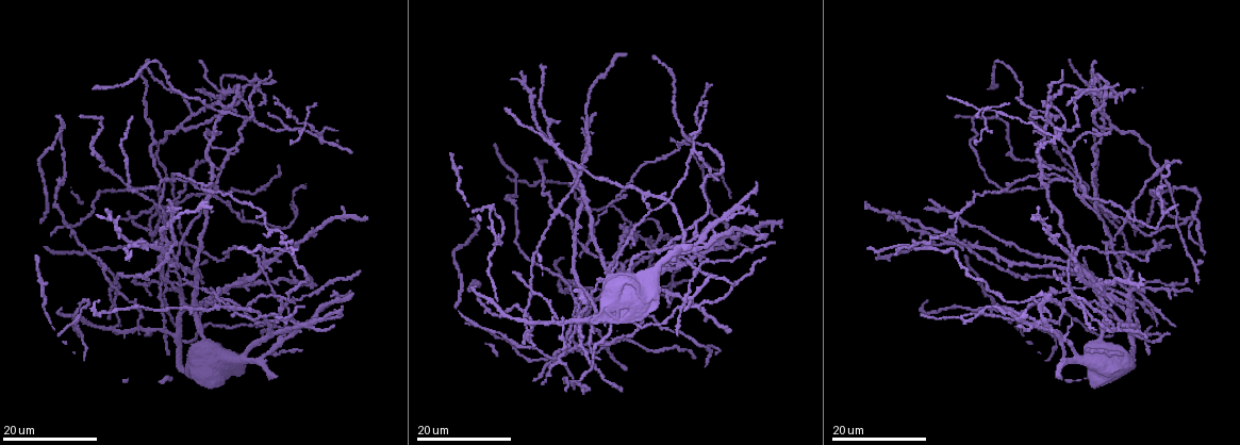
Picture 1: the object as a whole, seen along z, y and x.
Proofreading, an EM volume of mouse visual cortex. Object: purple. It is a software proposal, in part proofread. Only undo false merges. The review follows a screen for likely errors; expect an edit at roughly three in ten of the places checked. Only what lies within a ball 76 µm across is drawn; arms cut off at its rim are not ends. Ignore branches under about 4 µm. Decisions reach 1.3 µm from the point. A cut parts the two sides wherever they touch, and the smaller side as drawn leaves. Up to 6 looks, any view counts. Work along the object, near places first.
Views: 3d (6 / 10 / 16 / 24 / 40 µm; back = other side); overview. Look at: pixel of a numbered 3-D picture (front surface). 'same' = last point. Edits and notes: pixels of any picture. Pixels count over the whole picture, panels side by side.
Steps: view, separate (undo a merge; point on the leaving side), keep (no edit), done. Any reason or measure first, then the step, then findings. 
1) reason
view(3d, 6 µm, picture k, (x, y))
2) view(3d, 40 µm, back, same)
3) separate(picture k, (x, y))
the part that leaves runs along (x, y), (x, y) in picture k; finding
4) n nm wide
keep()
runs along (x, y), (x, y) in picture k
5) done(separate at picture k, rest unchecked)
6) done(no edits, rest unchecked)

a fork
view(3d, 24 µm, picture 1, (1084, 194))

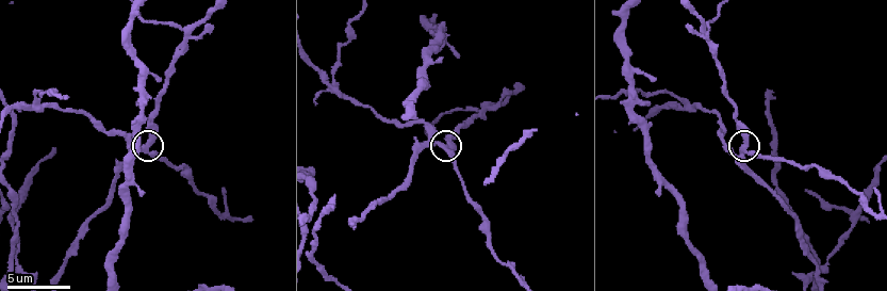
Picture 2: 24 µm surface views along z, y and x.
view(3d, 6 µm, picture 2, (746, 147))

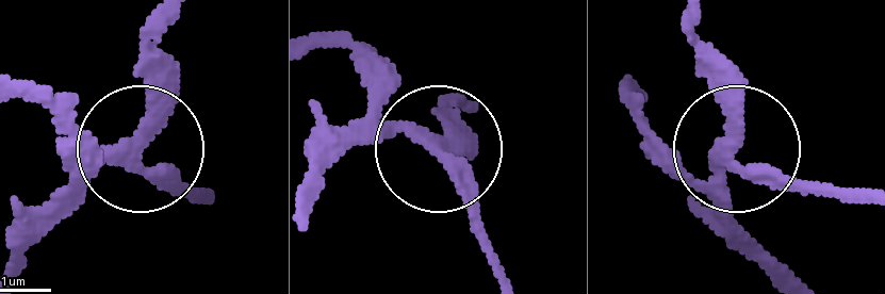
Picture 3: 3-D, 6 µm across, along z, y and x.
keep()
runs along (693, 20), (727, 135), (830, 195) in picture 3; one cell here

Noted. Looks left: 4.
looks like a crossing
view(3d, 16 µm, picture 2, (184, 33))

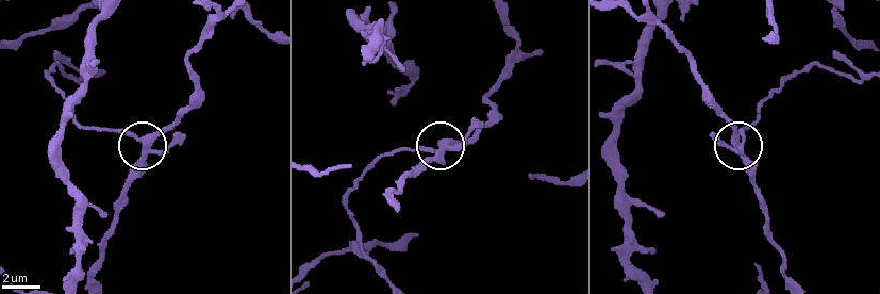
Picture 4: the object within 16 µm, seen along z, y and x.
view(3d, 6 µm, picture 4, (737, 143))

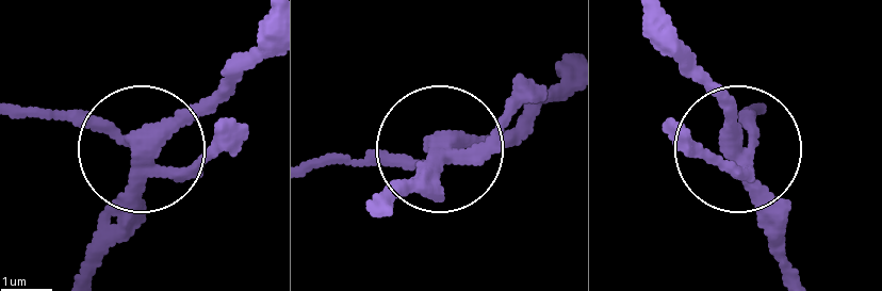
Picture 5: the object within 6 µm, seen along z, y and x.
side arm 16 µm
separate(picture 5, (81, 118))
the part that leaves runs along (142, 161), (116, 136), (14, 115) in picture 5; two cells meet here

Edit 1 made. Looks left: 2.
thick turns thin
view(3d, 24 µm, picture 1, (600, 281))

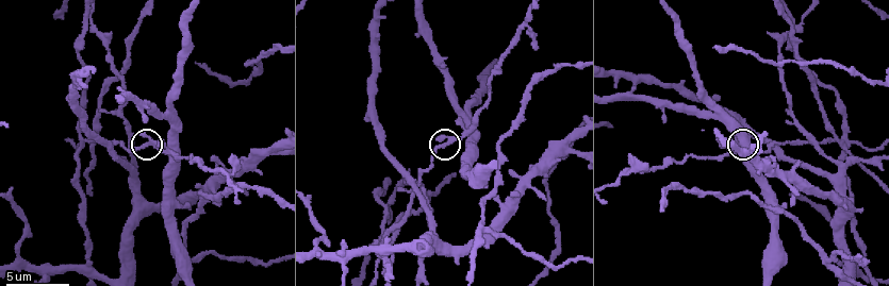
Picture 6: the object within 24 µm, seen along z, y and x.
view(3d, 10 µm, picture 6, (147, 143))

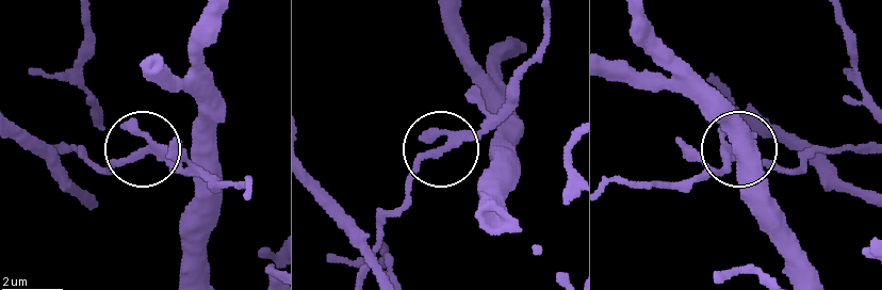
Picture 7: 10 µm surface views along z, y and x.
keep()
runs along (356, 278), (419, 164), (477, 133), (513, 98) in picture 7; continuous, no second cell

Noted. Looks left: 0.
done(separate at picture 5, rest unchecked)

